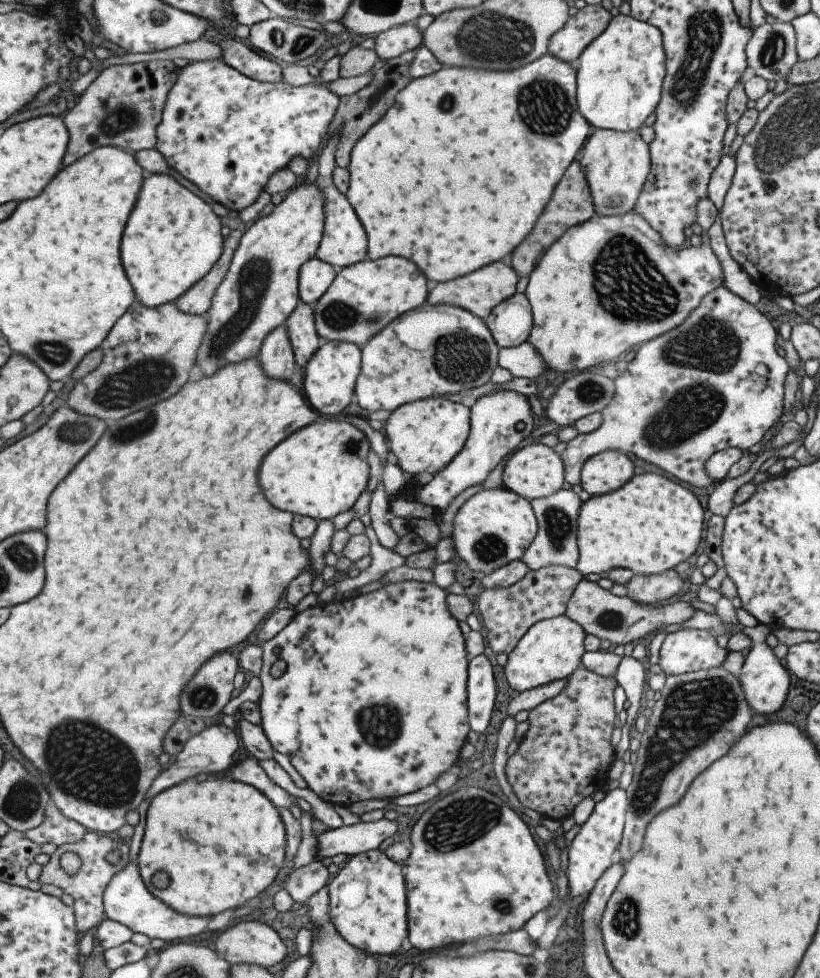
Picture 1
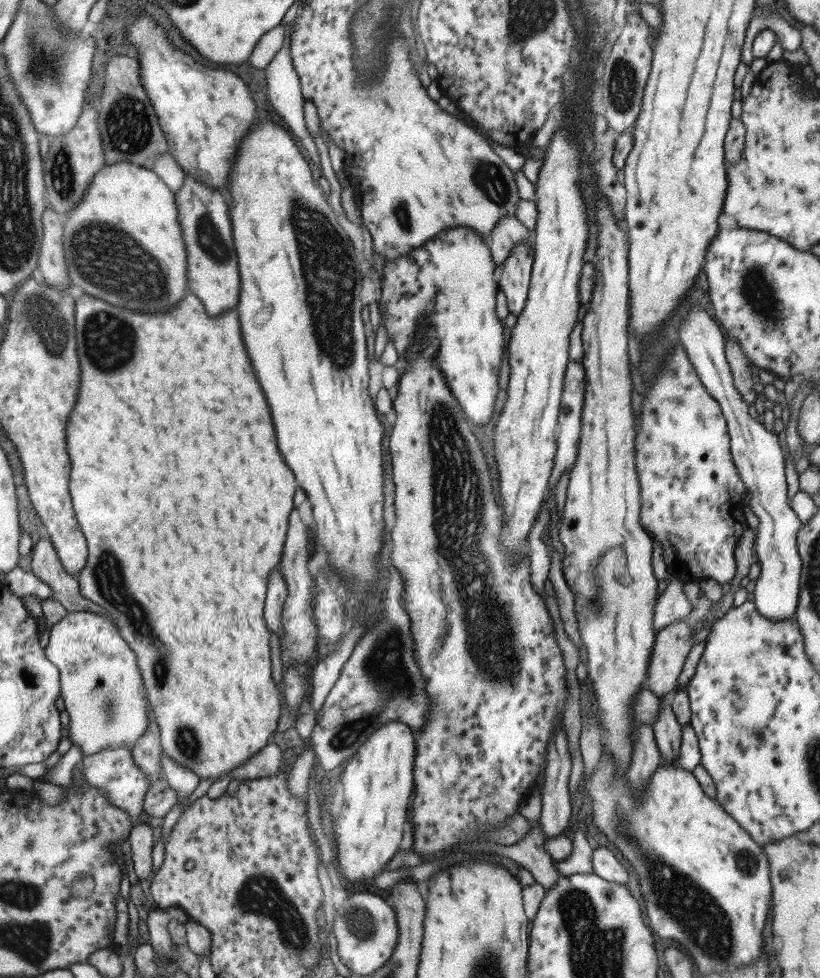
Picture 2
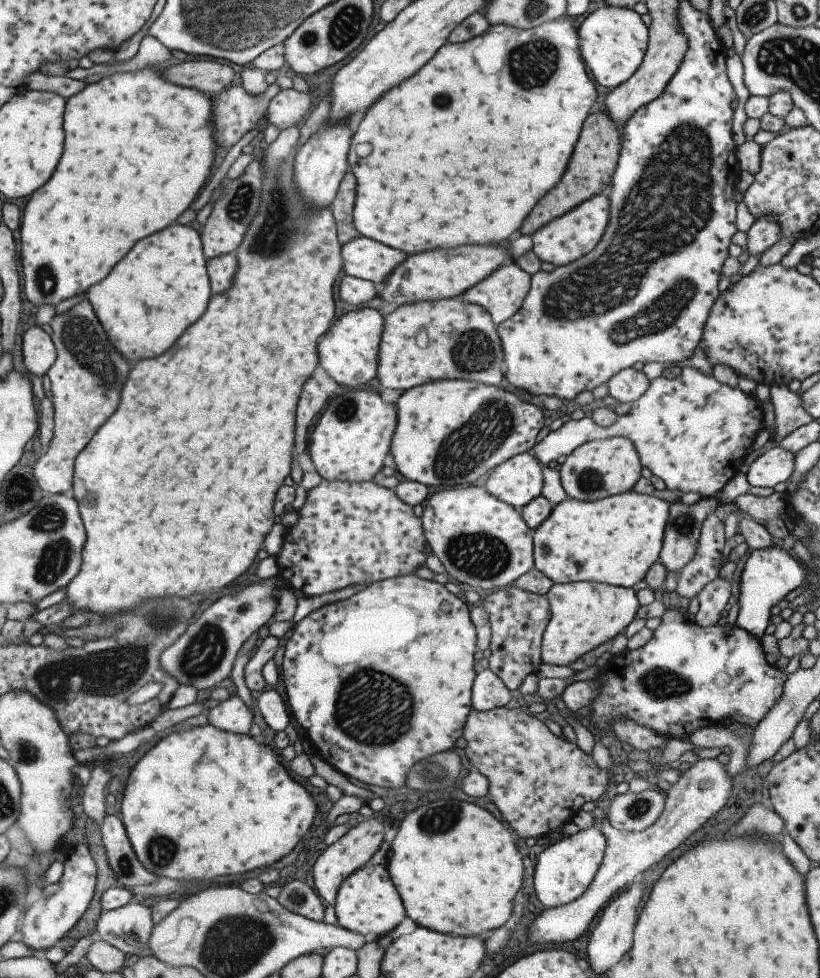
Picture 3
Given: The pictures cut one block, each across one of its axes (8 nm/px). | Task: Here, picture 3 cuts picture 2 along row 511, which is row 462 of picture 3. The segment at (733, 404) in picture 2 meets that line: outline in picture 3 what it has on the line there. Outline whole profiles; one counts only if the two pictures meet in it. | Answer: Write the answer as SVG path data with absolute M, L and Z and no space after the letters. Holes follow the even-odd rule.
M772 447L755 458L747 472L746 480L751 486L769 486L786 482L793 472L793 452L783 447Z

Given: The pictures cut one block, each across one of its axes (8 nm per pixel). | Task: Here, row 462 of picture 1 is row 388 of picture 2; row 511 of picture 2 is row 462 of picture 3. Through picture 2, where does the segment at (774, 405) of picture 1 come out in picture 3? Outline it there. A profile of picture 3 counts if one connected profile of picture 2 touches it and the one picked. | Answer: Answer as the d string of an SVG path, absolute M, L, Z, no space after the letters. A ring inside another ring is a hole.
M683 367L679 376L673 379L660 375L650 380L647 390L632 402L629 412L623 416L617 415L617 420L611 426L597 426L591 417L570 419L536 442L531 453L540 465L546 465L558 456L571 454L585 442L615 436L625 437L634 446L641 466L661 478L667 490L695 492L702 498L716 497L725 483L739 472L744 457L753 449L755 437L763 427L761 404L755 397L743 393L738 387L731 388L721 384L713 375L701 374L694 367Z

